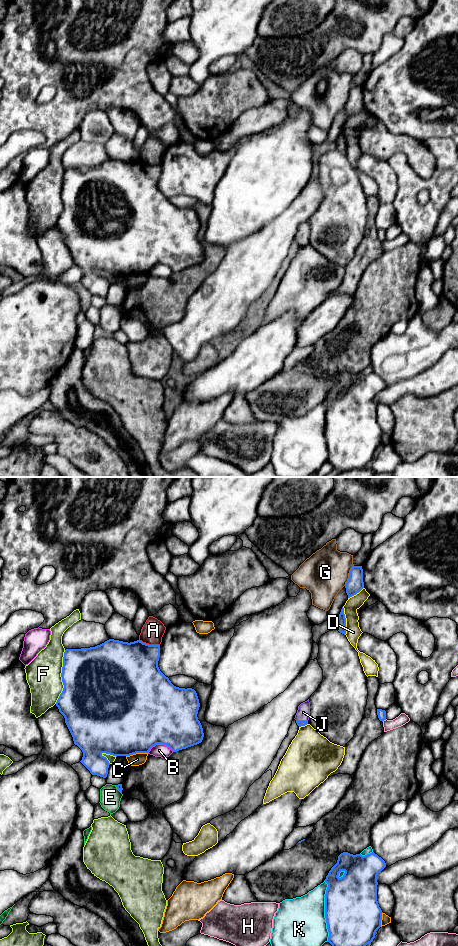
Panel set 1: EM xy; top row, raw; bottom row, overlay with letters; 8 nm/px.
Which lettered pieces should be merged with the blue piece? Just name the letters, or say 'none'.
J

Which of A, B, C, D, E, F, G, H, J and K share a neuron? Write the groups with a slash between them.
A F / B / C / D / E / G / H / J / K

